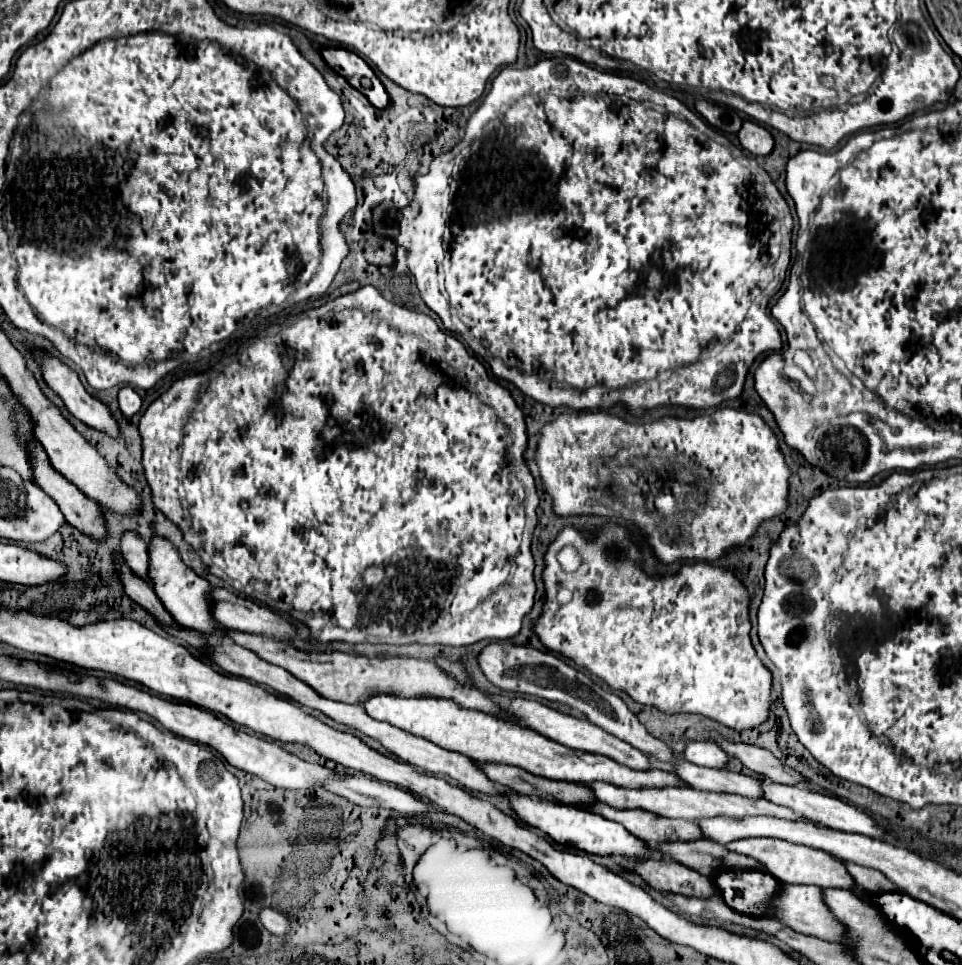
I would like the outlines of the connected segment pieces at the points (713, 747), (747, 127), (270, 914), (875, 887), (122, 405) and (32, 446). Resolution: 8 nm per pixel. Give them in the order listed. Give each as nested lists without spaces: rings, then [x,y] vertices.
[[[691,742],[687,744],[687,750],[683,756],[697,766],[715,768],[715,770],[723,770],[729,762],[729,754],[721,746],[711,742]]]
[[[753,120],[743,122],[741,130],[737,132],[737,138],[741,146],[755,156],[767,156],[773,150],[773,136],[769,134],[767,128]]]
[[[263,908],[263,910],[261,910],[261,914],[259,914],[259,918],[261,918],[263,926],[265,926],[271,934],[275,934],[275,936],[289,934],[289,930],[291,930],[291,926],[289,926],[287,918],[285,918],[281,912],[277,912],[277,910]]]
[[[847,862],[847,868],[851,872],[851,876],[855,878],[855,882],[859,886],[863,886],[867,892],[871,894],[885,894],[885,892],[893,892],[899,890],[897,886],[893,886],[893,882],[889,882],[887,876],[883,876],[883,872],[873,870],[873,868],[865,868],[853,862]]]
[[[123,386],[123,388],[119,390],[117,402],[119,402],[119,410],[121,410],[125,416],[133,416],[133,414],[139,412],[139,408],[141,408],[141,398],[139,398],[139,394],[137,394],[131,386]]]
[[[29,438],[27,440],[27,452],[29,452],[29,464],[33,464],[33,484],[39,486],[49,498],[53,498],[53,502],[61,508],[65,520],[75,526],[79,532],[85,532],[87,536],[91,536],[93,540],[105,540],[107,536],[107,528],[105,528],[105,522],[99,514],[99,506],[93,504],[93,500],[89,500],[73,482],[69,482],[61,472],[57,472],[51,462],[49,462],[49,456],[47,452],[43,450],[43,446],[39,444],[37,438]]]

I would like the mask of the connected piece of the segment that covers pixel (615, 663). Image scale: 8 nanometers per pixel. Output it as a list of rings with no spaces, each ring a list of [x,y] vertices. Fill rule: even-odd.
[[[605,524],[593,540],[587,540],[583,532],[565,526],[545,552],[543,582],[545,602],[541,616],[531,620],[531,630],[547,650],[571,658],[613,690],[625,692],[643,706],[655,706],[667,716],[701,714],[739,732],[757,728],[769,720],[773,676],[757,658],[749,640],[751,596],[733,568],[693,562],[683,564],[677,574],[649,576],[643,570],[639,540],[629,528]],[[569,544],[575,546],[583,558],[583,564],[573,574],[563,572],[555,560],[559,546]]]

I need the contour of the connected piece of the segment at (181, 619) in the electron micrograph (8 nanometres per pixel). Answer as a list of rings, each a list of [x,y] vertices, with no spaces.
[[[155,536],[149,546],[149,580],[151,580],[151,588],[157,594],[157,598],[161,600],[163,608],[173,616],[173,620],[177,620],[183,626],[189,628],[197,628],[203,632],[213,632],[217,636],[223,636],[217,630],[217,622],[211,616],[211,602],[209,602],[209,582],[203,580],[201,576],[197,576],[189,566],[185,566],[179,558],[177,548],[161,538]]]

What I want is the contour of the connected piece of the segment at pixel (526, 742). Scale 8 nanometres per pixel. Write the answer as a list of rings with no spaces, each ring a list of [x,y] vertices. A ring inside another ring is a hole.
[[[379,694],[365,700],[363,708],[375,720],[389,722],[445,750],[459,752],[479,764],[509,764],[509,766],[523,768],[535,776],[543,776],[549,780],[577,782],[577,784],[607,782],[621,788],[667,788],[667,786],[685,788],[689,786],[673,772],[663,772],[663,770],[629,772],[629,768],[621,768],[621,764],[617,764],[615,760],[609,760],[607,756],[567,748],[519,724],[503,722],[493,716],[485,716],[483,712],[457,708],[457,704],[453,704],[451,700],[427,700],[427,698],[413,700],[413,698],[395,698],[389,694]]]

